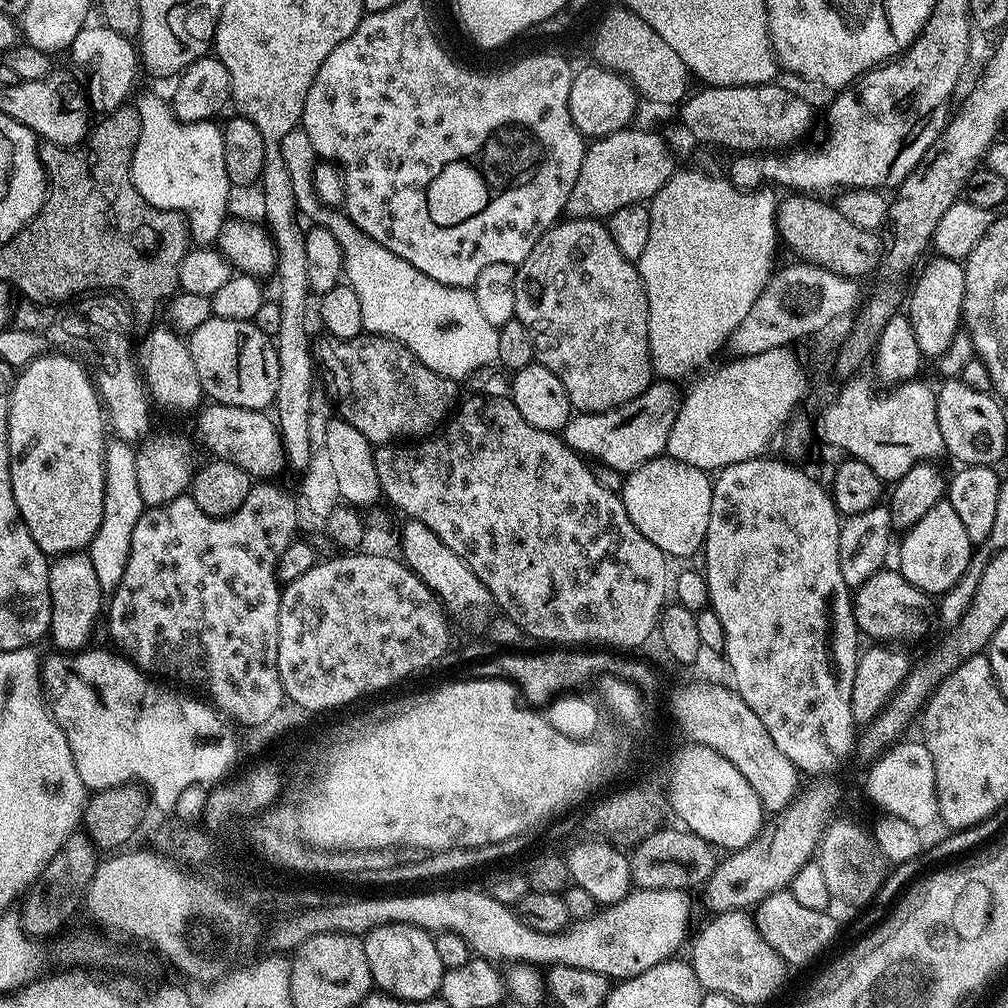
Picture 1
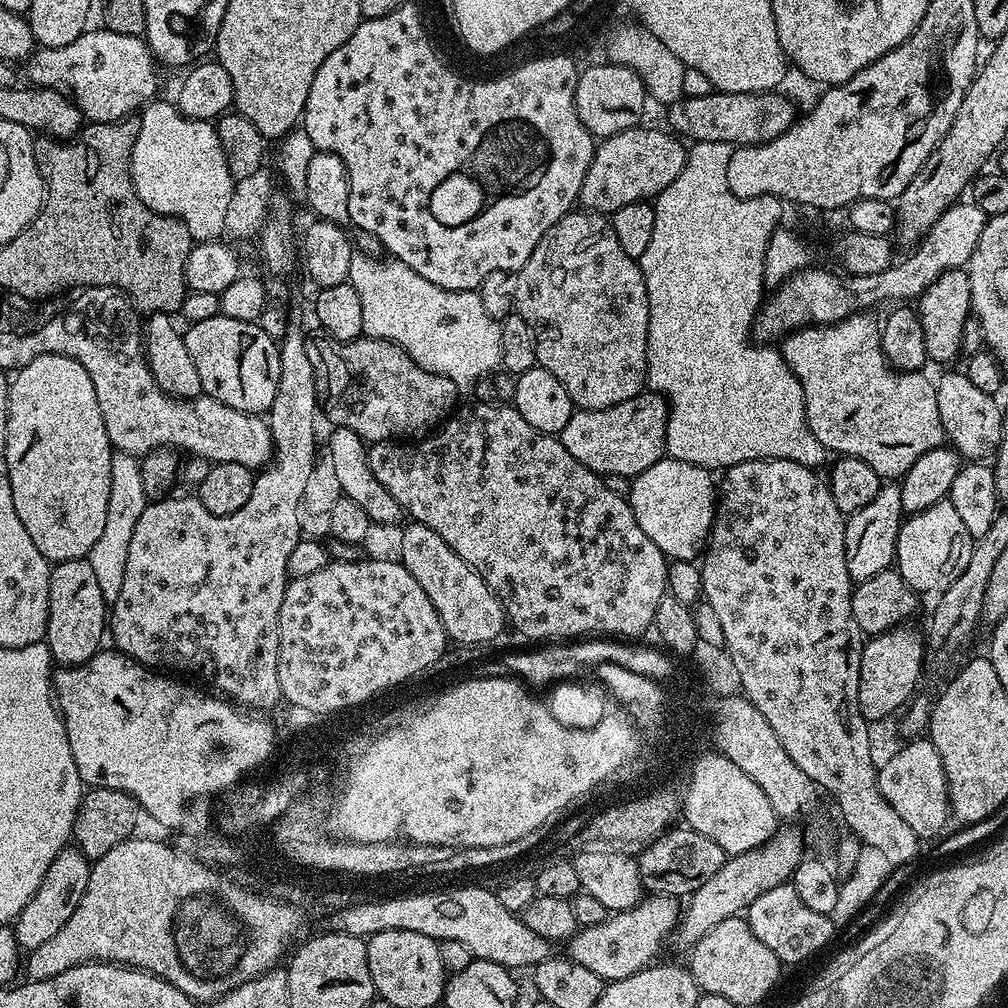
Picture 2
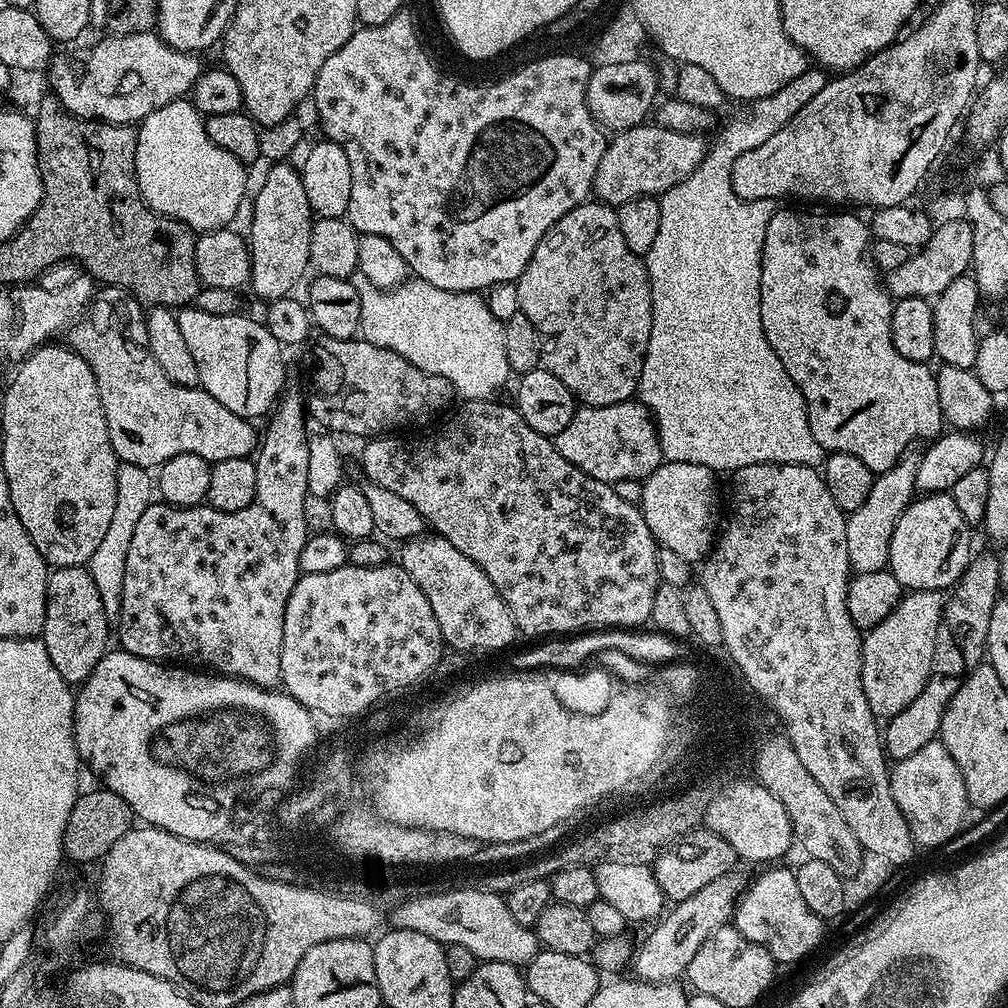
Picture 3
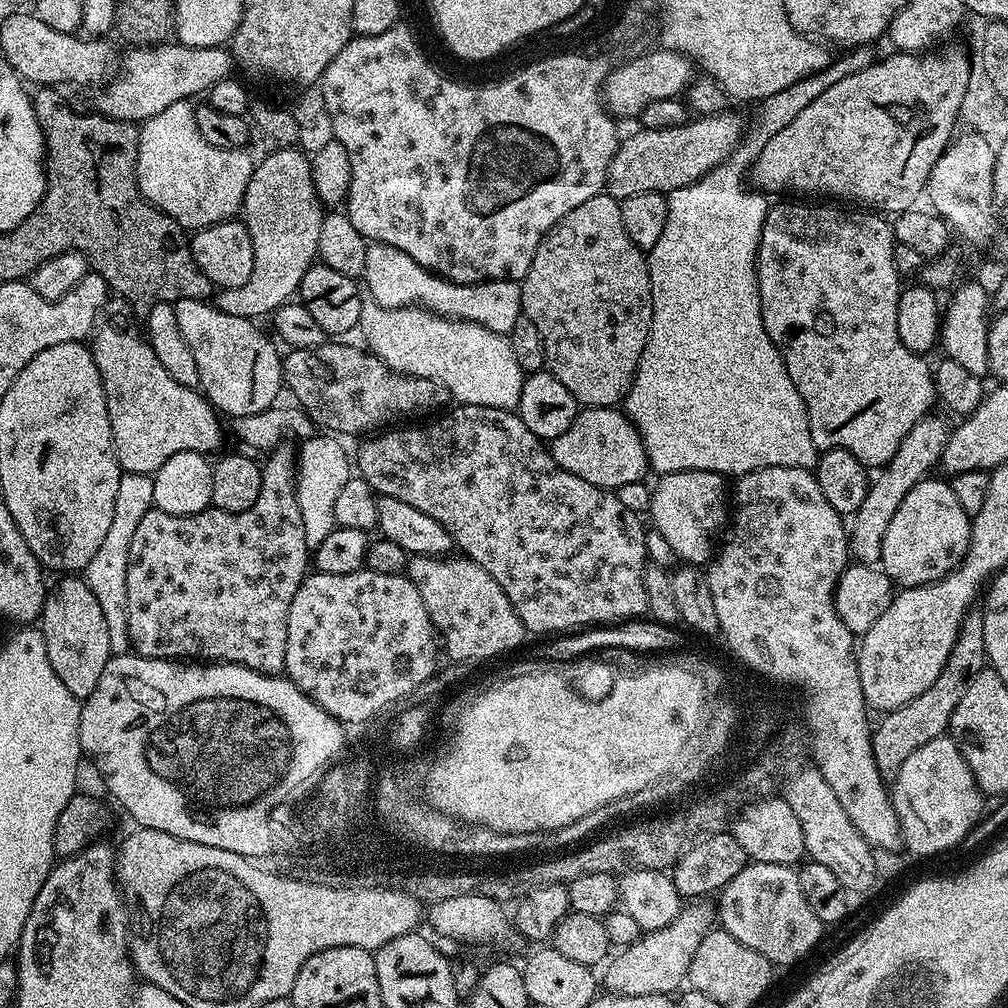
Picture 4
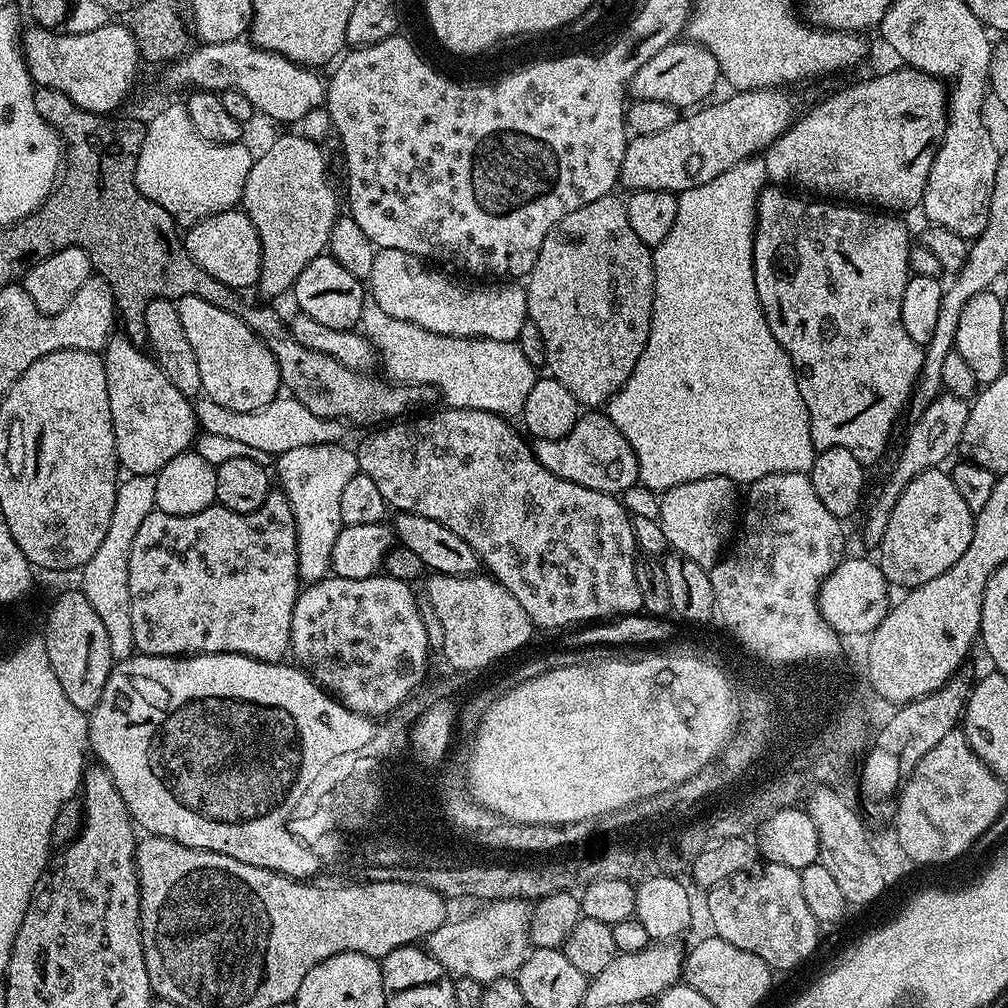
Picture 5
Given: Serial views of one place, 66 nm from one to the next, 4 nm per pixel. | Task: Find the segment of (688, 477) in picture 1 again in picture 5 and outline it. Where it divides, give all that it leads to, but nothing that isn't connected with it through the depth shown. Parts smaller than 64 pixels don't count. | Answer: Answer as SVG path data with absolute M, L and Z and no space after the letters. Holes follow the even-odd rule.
M707 476L706 478L698 478L694 482L682 482L663 493L660 496L659 522L662 526L662 534L666 534L668 539L669 549L698 562L698 566L711 570L726 551L724 540L731 541L738 528L736 488L738 488L738 484L735 480L725 476Z

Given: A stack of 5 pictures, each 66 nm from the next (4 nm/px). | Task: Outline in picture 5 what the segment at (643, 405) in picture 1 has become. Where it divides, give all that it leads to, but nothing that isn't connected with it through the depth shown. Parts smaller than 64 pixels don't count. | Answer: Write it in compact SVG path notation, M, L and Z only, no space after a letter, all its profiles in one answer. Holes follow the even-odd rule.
M596 410L581 415L562 438L536 440L534 451L536 461L546 466L546 470L550 470L558 478L569 480L578 486L586 486L590 490L622 494L640 479L640 463L630 442L608 415Z

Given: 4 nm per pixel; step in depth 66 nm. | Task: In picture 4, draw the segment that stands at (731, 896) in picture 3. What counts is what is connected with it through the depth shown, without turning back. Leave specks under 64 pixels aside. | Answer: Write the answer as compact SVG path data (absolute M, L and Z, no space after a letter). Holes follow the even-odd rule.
M681 907L680 912L670 922L670 926L662 926L653 932L646 932L632 944L621 947L616 957L607 961L608 969L602 972L602 984L614 996L641 996L642 994L658 994L668 996L688 979L690 962L698 950L702 938L710 931L710 924L704 921L704 912L700 908Z

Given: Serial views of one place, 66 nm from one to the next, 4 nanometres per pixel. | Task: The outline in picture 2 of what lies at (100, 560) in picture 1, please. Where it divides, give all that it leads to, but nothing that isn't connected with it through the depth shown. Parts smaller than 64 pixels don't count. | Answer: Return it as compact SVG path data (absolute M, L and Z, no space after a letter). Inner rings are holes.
M116 452L111 460L110 501L105 529L102 530L101 537L91 547L86 558L93 567L94 578L101 587L105 603L111 604L116 601L119 591L122 590L131 535L134 534L135 523L138 522L139 515L147 503L148 497L145 494L145 486L142 485L139 459L124 452Z

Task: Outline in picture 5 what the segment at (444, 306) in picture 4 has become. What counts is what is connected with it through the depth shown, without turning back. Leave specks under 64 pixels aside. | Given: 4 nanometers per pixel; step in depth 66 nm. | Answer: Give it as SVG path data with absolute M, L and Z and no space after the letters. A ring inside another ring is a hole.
M381 248L374 258L374 270L370 270L366 284L370 289L371 303L377 304L390 318L405 320L422 326L439 336L471 336L486 340L516 340L522 326L528 320L528 294L516 282L468 282L451 280L447 271L425 262L406 250Z

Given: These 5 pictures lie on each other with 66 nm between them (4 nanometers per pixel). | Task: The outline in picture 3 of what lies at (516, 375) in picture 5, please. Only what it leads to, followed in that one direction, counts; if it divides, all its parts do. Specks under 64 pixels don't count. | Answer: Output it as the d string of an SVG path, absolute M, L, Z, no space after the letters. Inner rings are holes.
M363 278L355 281L360 299L359 335L374 346L390 350L406 362L418 366L428 376L446 378L461 401L490 400L496 391L510 379L506 362L504 325L488 308L480 292L451 292L438 290L438 286L426 286L419 278L409 278L396 288L376 288Z

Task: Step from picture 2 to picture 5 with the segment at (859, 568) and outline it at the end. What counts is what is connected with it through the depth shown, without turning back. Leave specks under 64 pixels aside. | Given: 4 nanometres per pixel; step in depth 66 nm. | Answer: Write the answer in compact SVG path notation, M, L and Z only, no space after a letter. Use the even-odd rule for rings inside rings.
M941 394L937 396L935 402L925 410L921 416L915 417L912 429L908 432L908 437L904 440L904 449L900 452L900 457L896 460L896 465L892 468L892 473L888 476L888 481L880 488L880 493L876 496L876 501L872 504L872 509L868 512L868 517L864 520L864 540L872 546L879 545L880 540L886 534L886 526L890 522L890 514L906 486L918 474L927 472L928 469L943 465L943 460L960 448L960 439L966 426L969 405L959 396Z

